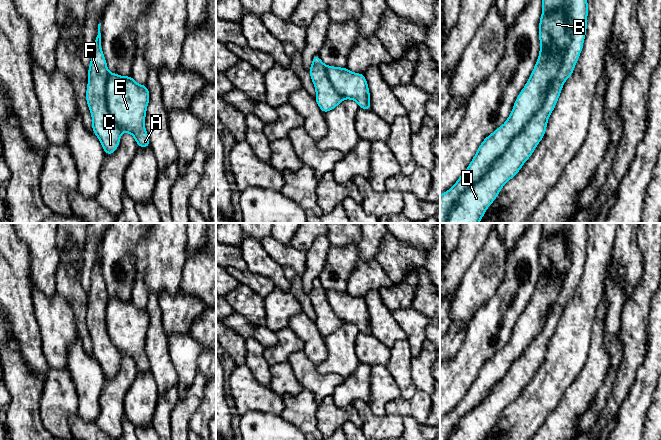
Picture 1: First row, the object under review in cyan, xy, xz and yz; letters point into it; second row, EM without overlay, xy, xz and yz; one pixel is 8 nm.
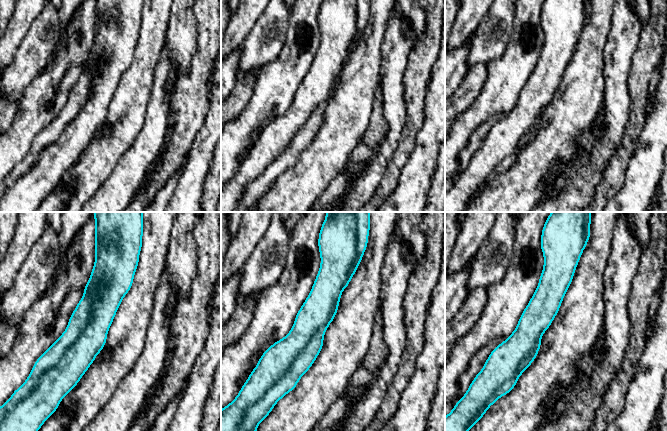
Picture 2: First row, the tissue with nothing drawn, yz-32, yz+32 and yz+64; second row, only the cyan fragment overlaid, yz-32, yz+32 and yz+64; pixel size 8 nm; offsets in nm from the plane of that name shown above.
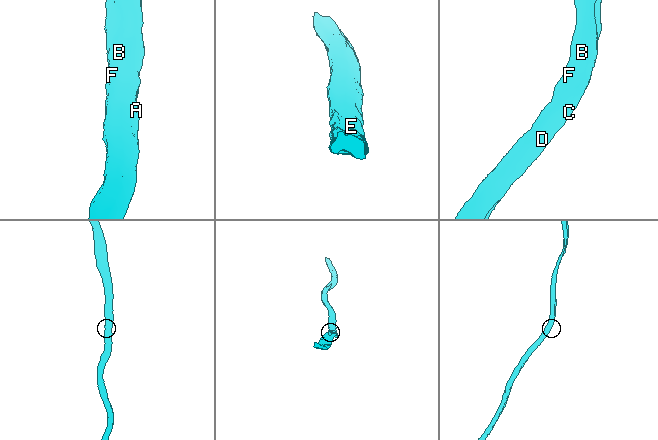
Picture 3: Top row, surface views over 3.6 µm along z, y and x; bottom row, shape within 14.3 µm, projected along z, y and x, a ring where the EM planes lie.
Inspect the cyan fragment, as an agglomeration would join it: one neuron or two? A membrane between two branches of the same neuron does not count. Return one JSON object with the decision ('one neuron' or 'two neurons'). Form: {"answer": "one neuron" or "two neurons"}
{"answer": "two neurons"}

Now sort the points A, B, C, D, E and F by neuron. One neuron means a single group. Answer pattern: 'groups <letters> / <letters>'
groups A B E / C D F

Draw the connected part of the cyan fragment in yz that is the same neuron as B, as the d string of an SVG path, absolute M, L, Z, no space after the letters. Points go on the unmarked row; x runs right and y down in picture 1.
M561 234L555 235L551 239L541 239L539 246L539 264L540 276L538 284L526 309L514 326L512 336L502 350L498 351L492 358L483 364L478 371L476 379L473 381L465 396L458 402L457 406L448 415L440 419L440 440L449 440L455 426L459 423L462 417L482 403L487 393L497 383L502 381L513 363L522 356L533 339L542 331L546 317L550 312L552 305L556 302L561 288L560 280L554 278L550 273L548 273L547 269L552 267L558 273L566 273L570 266L567 242Z

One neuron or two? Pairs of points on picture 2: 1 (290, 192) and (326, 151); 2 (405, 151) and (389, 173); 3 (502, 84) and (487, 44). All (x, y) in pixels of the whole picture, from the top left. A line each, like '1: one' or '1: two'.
1: one
2: one
3: two

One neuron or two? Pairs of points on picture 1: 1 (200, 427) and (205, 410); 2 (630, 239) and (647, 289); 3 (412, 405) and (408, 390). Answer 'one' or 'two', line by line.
1: one
2: two
3: two

